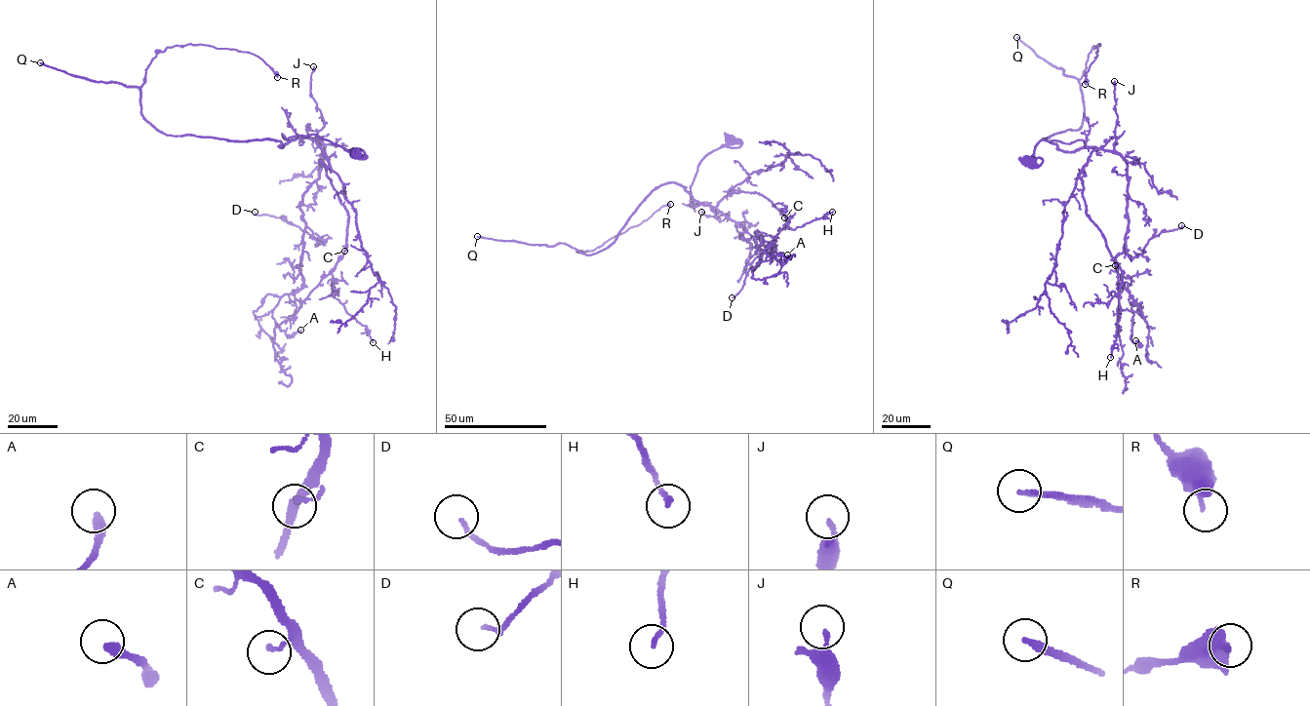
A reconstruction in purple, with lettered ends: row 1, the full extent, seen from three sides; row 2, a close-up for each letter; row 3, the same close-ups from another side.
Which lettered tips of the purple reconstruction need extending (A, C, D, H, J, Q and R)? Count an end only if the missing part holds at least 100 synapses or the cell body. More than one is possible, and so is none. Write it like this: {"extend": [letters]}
{"extend": ["Q"]}

